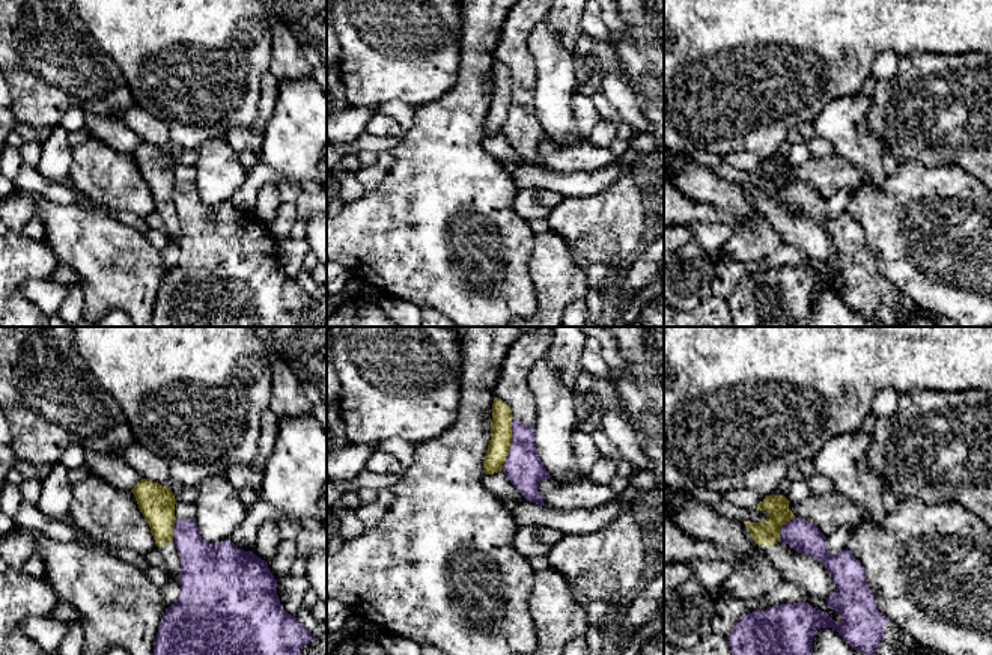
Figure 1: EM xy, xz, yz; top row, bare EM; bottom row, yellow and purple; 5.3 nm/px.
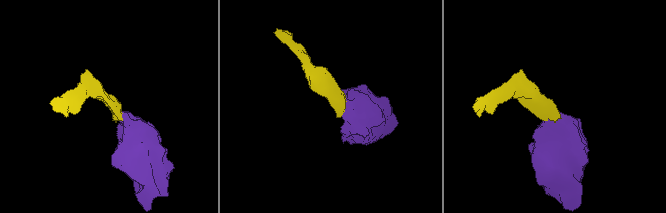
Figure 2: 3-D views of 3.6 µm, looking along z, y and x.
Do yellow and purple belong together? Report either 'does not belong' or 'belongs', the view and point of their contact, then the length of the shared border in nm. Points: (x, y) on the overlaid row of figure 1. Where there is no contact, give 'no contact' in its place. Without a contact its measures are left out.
does not belong; contact xz (509, 444); length 280 nm

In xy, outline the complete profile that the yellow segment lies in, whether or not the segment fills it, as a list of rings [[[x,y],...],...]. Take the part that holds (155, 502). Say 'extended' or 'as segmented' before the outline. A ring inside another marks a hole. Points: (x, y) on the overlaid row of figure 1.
extended | [[[141,479],[131,492],[151,527],[157,551],[166,563],[164,569],[169,575],[179,577],[181,557],[173,541],[176,498],[172,489],[149,479]]]

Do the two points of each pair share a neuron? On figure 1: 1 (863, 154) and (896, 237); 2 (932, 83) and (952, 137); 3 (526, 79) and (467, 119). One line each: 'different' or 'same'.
1: different
2: same
3: different

